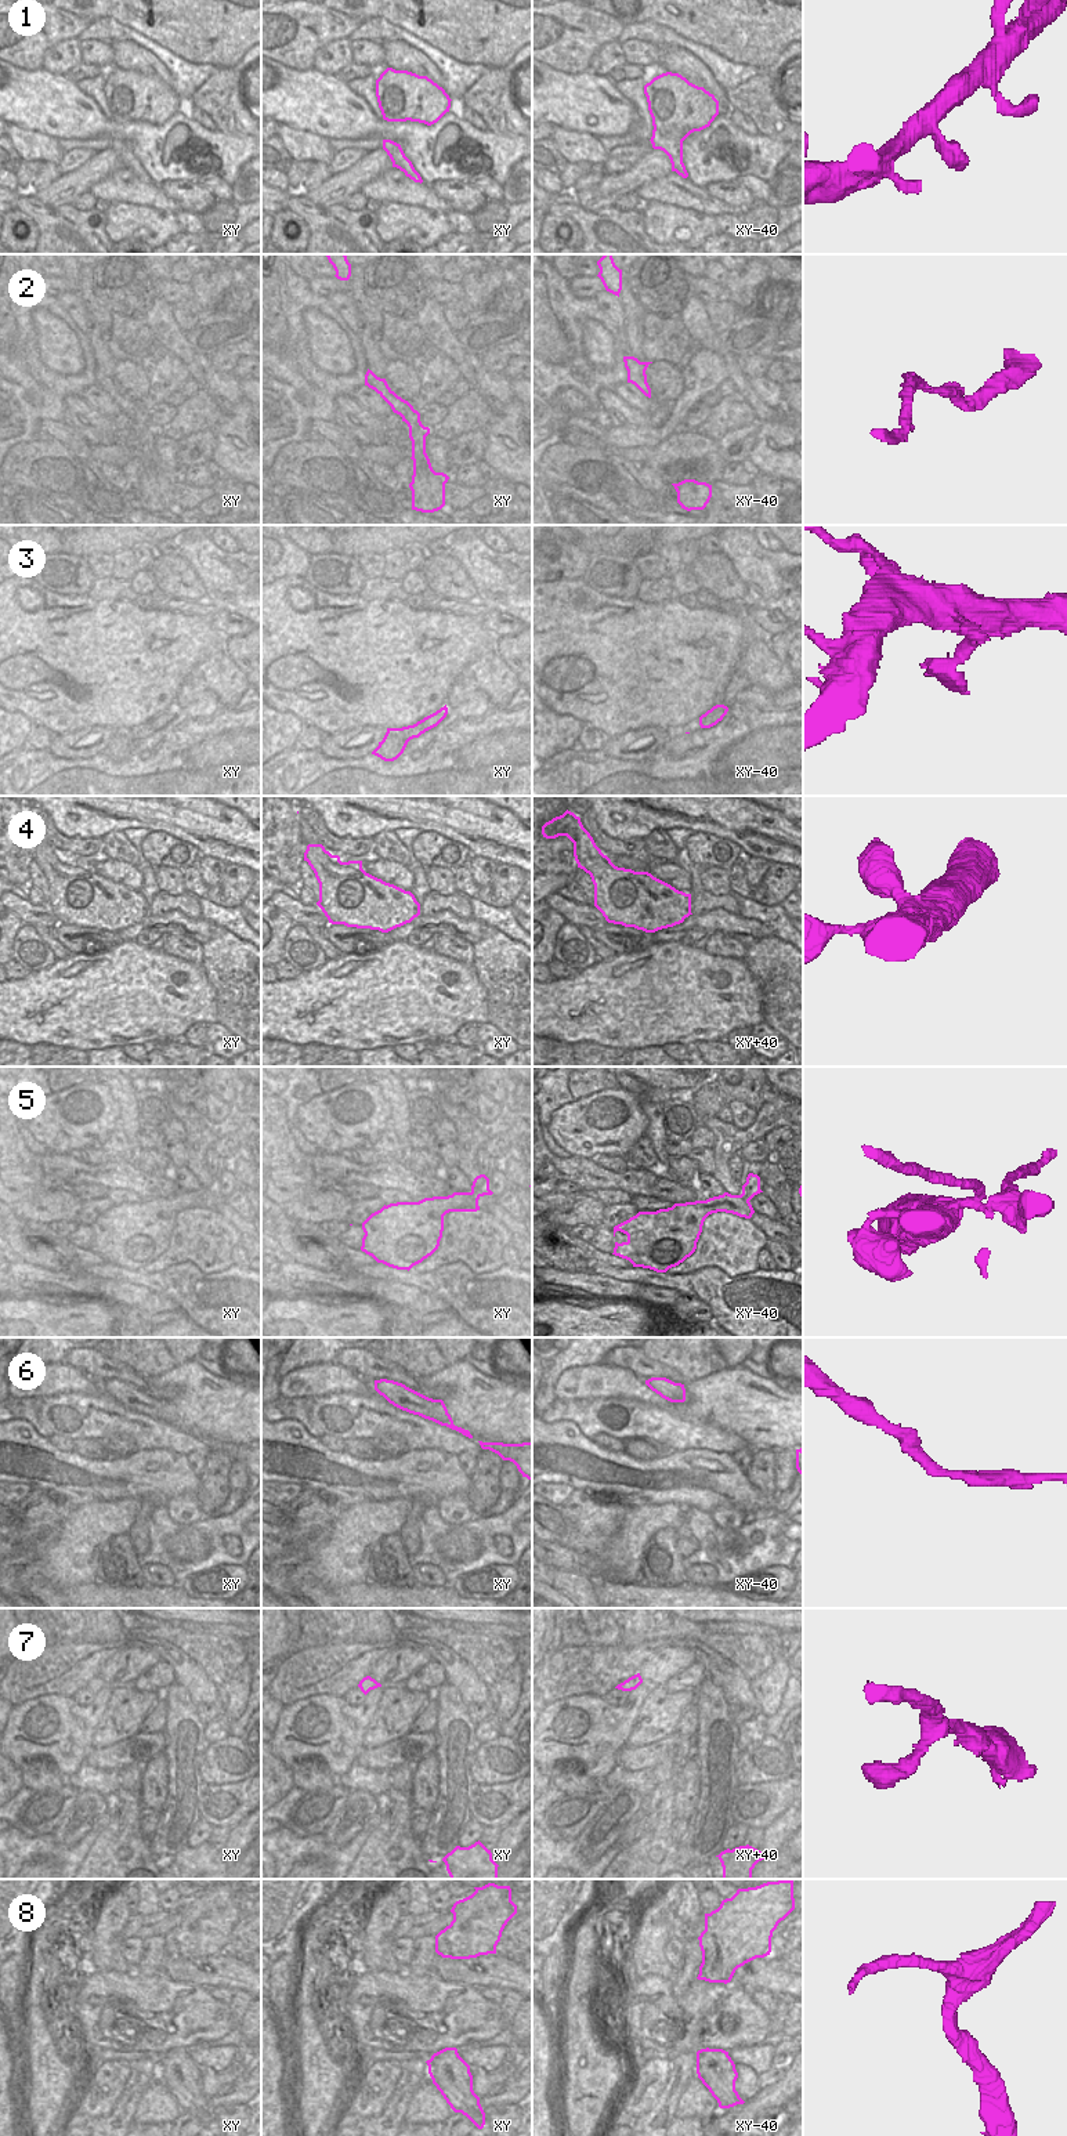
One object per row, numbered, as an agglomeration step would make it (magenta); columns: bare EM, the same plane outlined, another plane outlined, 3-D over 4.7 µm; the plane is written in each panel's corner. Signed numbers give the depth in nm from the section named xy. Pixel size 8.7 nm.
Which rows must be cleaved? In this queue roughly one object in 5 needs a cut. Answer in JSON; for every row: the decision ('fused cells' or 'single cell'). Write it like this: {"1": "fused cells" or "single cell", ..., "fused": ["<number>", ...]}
{"1": "single cell", "2": "single cell", "3": "single cell", "4": "single cell", "5": "fused cells", "6": "single cell", "7": "single cell", "8": "single cell", "fused": ["5"]}

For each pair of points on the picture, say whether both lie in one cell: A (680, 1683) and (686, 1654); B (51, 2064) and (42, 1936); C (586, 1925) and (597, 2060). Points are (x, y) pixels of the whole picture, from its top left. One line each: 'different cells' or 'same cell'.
A: different cells
B: same cell
C: same cell

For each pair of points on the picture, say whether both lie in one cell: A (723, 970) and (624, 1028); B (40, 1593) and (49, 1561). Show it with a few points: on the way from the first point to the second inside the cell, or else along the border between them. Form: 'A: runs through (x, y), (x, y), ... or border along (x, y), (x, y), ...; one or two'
A: runs through (698, 994), (664, 994), (655, 996), (648, 1003); one
B: border along (62, 1592), (50, 1585), (33, 1585), (26, 1593); two

